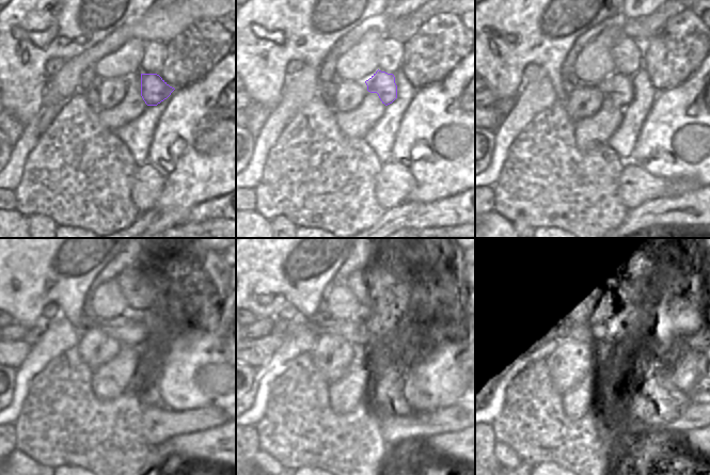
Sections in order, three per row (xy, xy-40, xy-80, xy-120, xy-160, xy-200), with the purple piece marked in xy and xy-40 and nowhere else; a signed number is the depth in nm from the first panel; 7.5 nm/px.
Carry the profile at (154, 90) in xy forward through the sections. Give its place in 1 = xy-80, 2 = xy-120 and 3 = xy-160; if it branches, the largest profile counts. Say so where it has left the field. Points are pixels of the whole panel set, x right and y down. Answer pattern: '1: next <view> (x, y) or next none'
1: next xy-80 (617, 86)
2: next xy-120 (127, 330)
3: next xy-160 (353, 330)

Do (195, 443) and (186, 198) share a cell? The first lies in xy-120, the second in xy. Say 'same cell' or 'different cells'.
different cells

